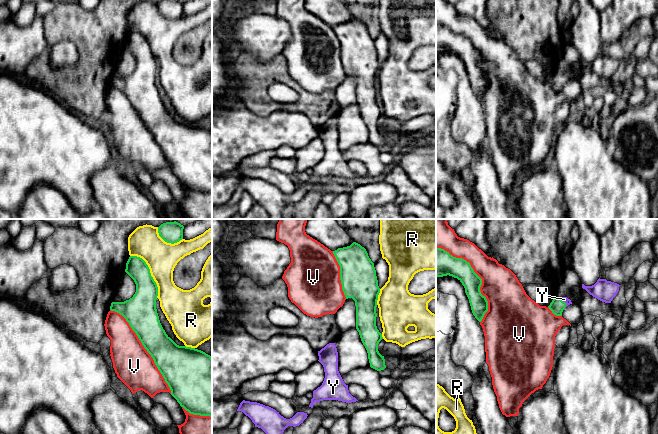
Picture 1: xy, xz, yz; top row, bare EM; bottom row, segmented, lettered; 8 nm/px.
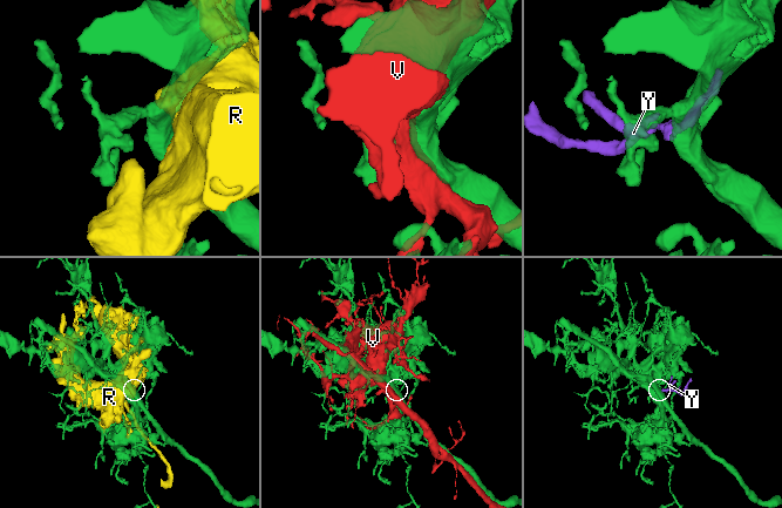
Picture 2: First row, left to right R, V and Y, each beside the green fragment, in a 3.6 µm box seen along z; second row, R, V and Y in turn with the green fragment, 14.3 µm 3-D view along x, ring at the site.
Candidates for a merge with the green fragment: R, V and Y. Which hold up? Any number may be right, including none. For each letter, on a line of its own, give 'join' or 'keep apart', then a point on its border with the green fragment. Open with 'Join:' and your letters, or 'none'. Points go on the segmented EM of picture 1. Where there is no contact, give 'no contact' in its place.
Join: Y
R: keep apart; contact xy (149, 272)
V: keep apart; contact yz (478, 276)
Y: join; contact yz (561, 300)

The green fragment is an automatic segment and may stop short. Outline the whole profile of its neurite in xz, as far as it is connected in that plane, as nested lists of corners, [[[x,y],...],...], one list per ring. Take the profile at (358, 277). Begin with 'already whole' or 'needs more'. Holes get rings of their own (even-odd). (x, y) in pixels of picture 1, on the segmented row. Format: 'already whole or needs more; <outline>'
already whole; [[[356,242],[350,246],[338,248],[333,251],[333,254],[340,266],[340,280],[344,295],[346,299],[352,298],[355,301],[356,329],[367,350],[370,367],[377,371],[384,370],[386,368],[385,359],[378,351],[378,344],[383,337],[376,326],[376,307],[380,288],[374,263],[369,258],[366,249]]]

